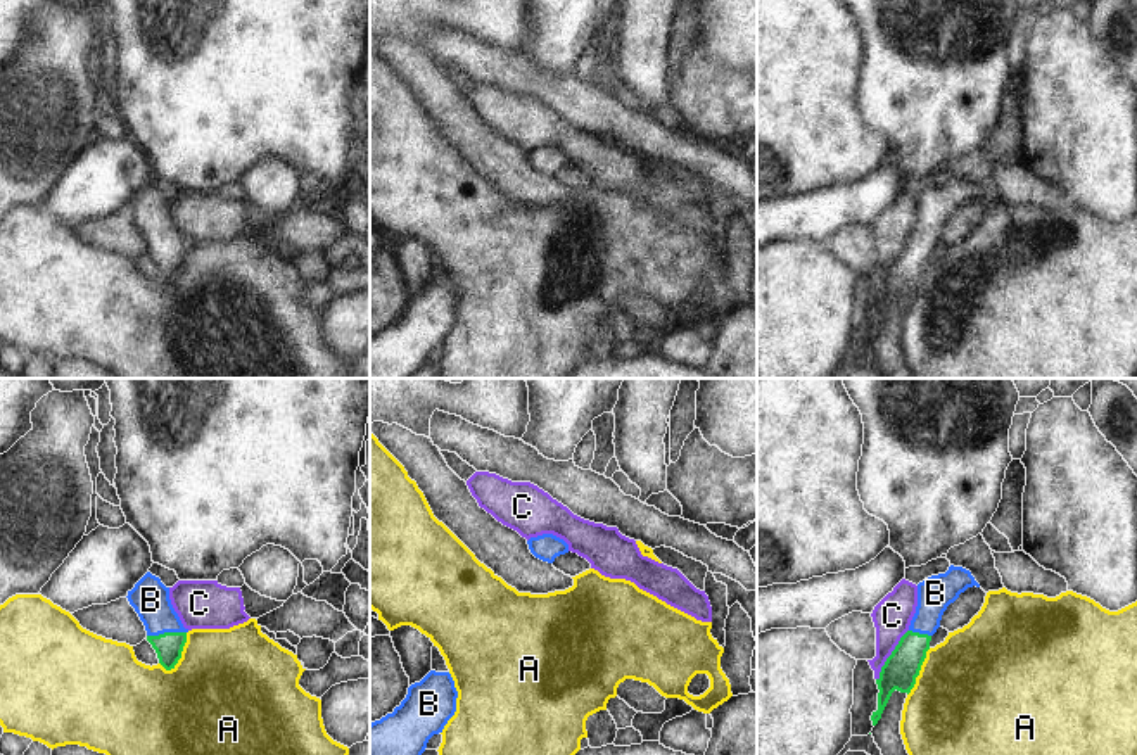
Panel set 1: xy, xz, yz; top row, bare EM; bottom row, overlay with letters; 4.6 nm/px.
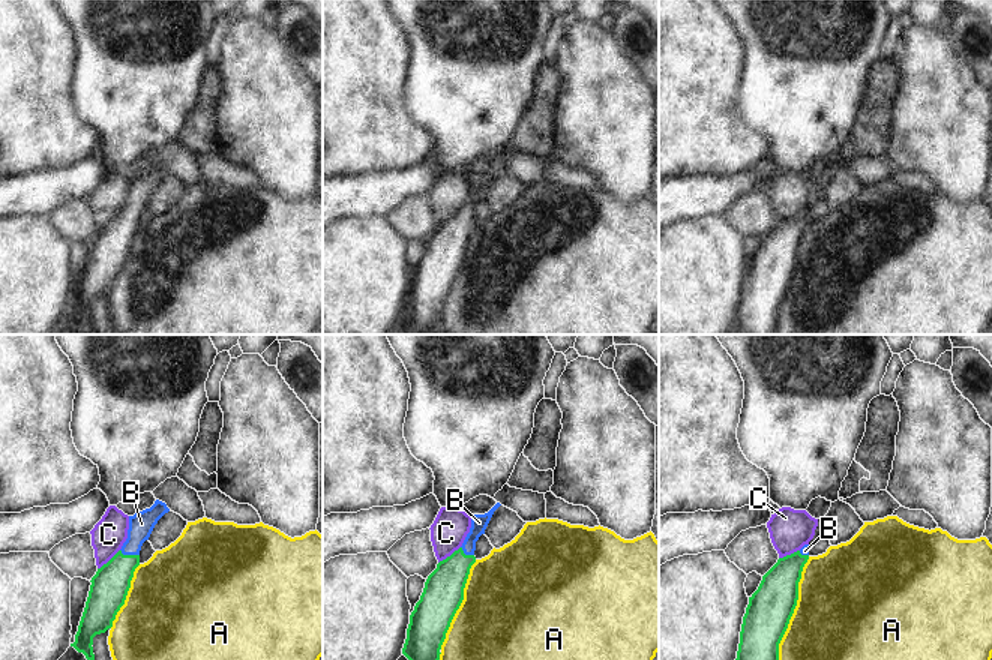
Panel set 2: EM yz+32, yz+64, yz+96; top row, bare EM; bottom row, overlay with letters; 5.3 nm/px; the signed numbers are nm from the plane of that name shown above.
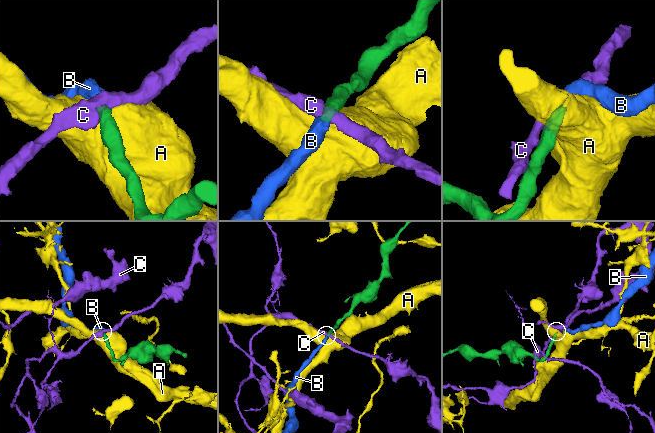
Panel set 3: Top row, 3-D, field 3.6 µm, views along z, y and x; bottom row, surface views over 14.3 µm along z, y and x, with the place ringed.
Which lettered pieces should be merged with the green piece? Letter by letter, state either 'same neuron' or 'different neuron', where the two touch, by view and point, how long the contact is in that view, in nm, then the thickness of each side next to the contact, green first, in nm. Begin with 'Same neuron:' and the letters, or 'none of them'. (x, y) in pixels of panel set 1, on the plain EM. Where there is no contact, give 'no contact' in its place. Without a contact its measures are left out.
Same neuron: B
A: different neuron | xy (180, 266) | 200 nm | 130/480 nm
B: same neuron | xy (166, 246) | 190 nm | 130/180 nm
C: different neuron | yz (890, 268) | 280 nm | 160/180 nm

